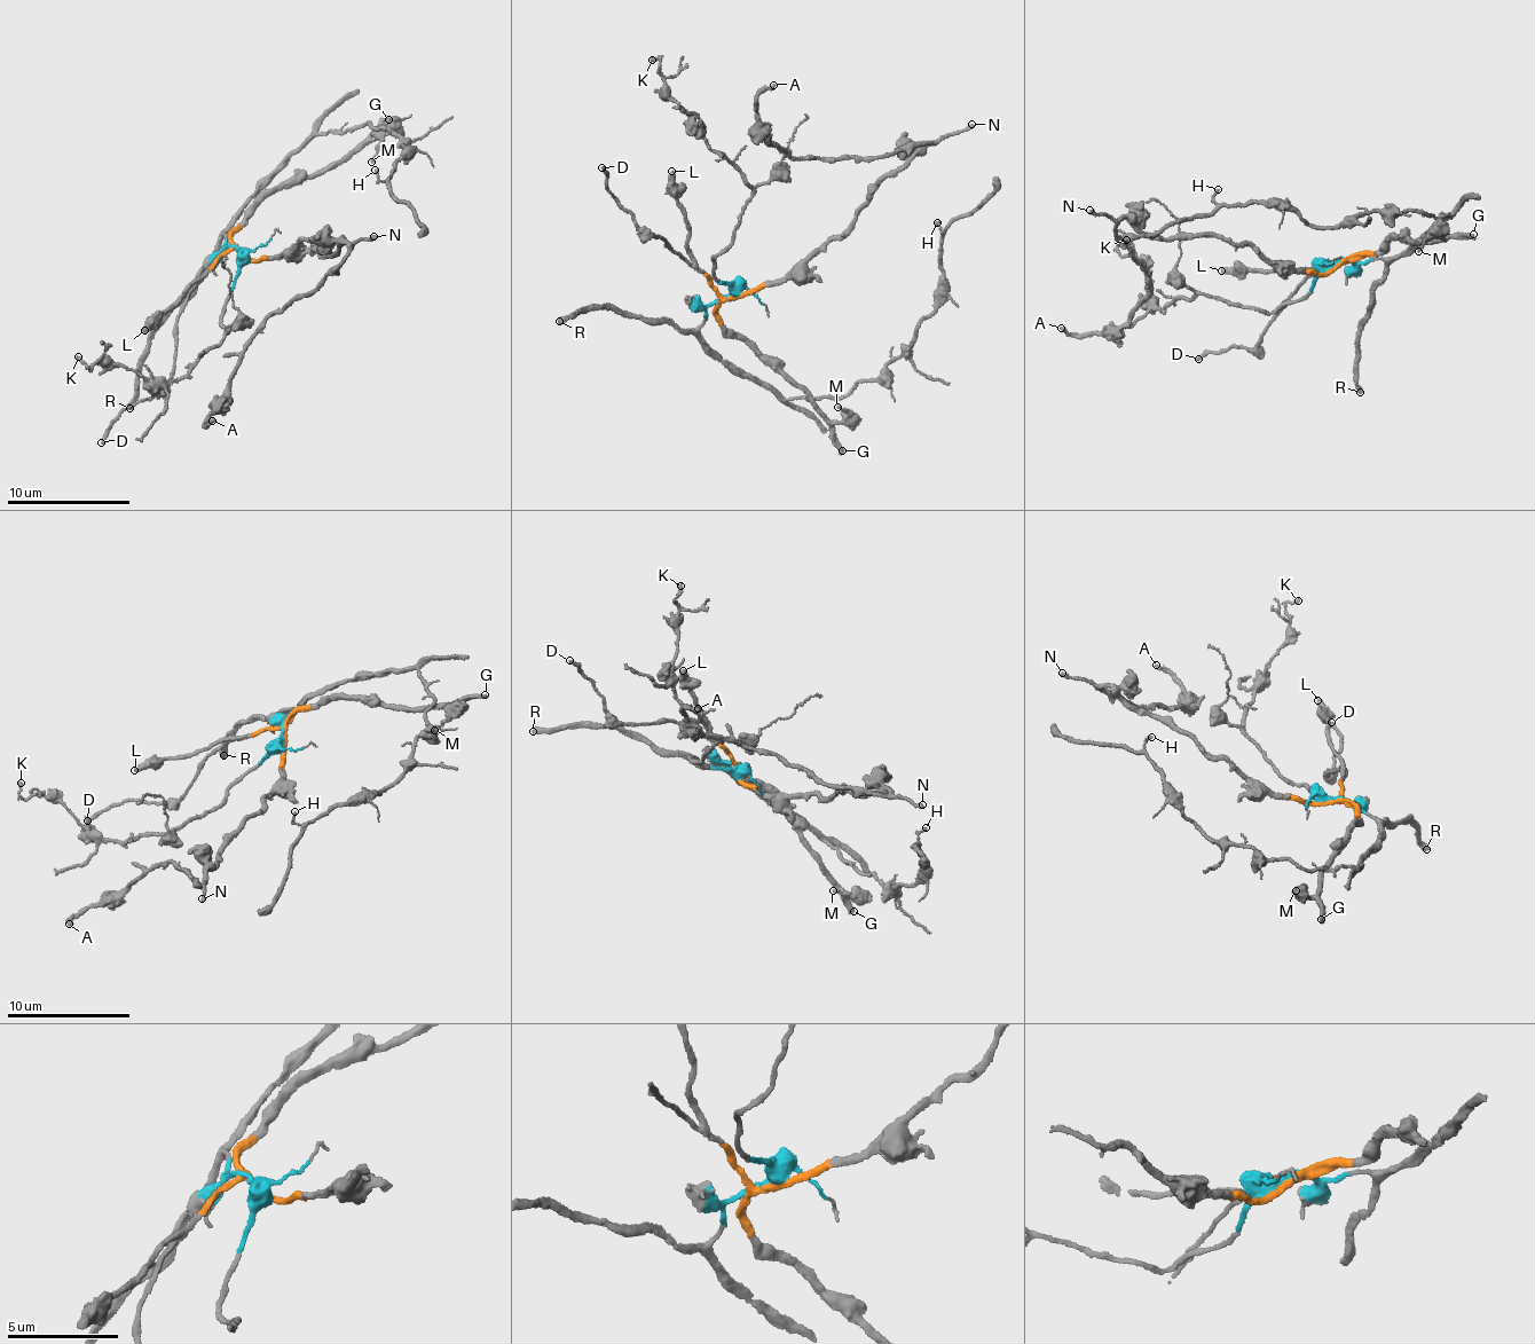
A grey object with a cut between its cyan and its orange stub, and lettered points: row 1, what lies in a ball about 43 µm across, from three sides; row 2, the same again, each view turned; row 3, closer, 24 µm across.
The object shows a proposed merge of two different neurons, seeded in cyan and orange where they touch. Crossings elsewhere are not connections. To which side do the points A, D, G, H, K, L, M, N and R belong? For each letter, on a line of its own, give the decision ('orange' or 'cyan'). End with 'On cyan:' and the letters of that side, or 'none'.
A: orange
D: orange
G: orange
H: cyan
K: cyan
L: orange
M: orange
N: orange
R: cyan
On cyan: H, K, R

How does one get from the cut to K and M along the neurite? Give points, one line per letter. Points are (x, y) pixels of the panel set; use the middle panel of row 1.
K: (730, 297), (730, 285), (714, 273), (750, 196), (744, 172), (692, 128), (669, 94), (660, 61), (652, 60)
M: (730, 297), (717, 311), (723, 329), (802, 390), (813, 410), (841, 419), (847, 414), (836, 406)

